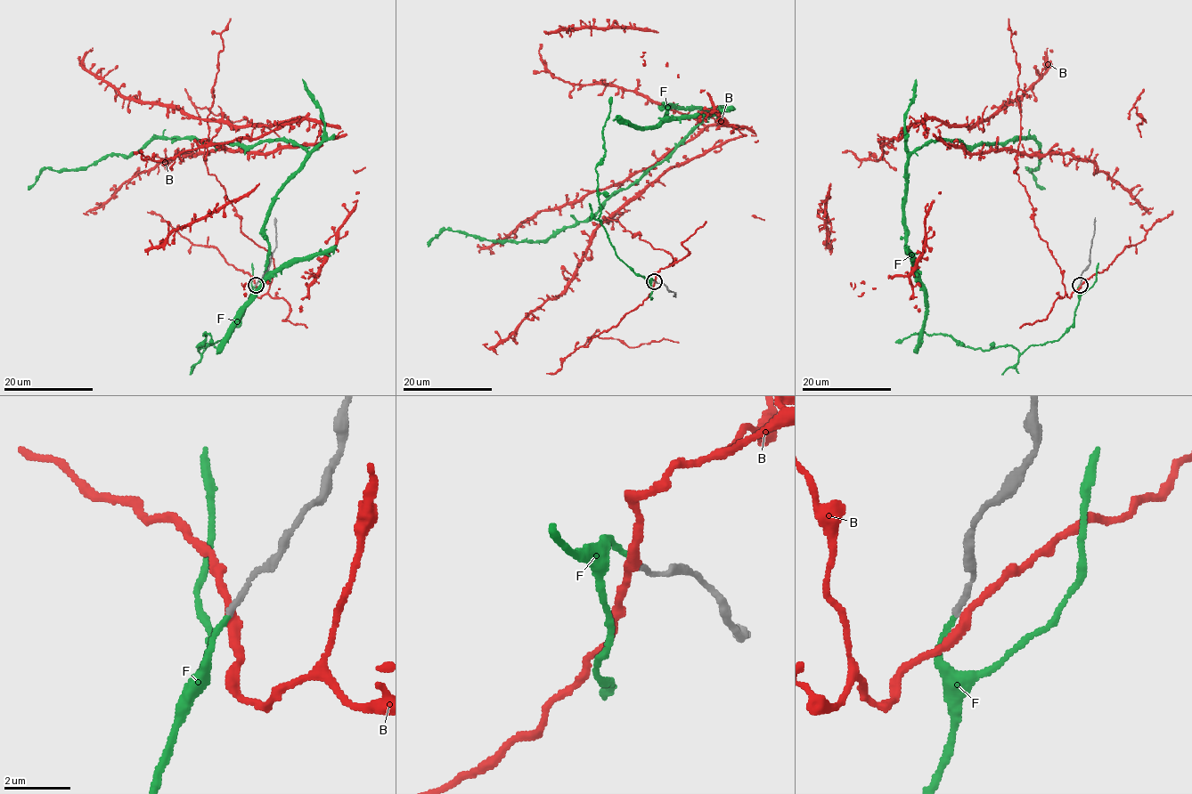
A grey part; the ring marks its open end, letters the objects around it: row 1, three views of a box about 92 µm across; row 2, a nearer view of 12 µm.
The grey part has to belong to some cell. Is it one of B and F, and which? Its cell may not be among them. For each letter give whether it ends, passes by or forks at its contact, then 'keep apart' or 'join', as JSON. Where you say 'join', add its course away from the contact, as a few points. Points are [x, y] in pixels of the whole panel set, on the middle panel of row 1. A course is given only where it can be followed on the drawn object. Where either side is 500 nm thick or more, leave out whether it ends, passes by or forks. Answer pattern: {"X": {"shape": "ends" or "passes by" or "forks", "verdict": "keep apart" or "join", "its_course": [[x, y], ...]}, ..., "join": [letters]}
{"B": {"shape": "passes by", "verdict": "keep apart"}, "F": {"shape": "ends", "verdict": "join"}, "join": ["F"]}

